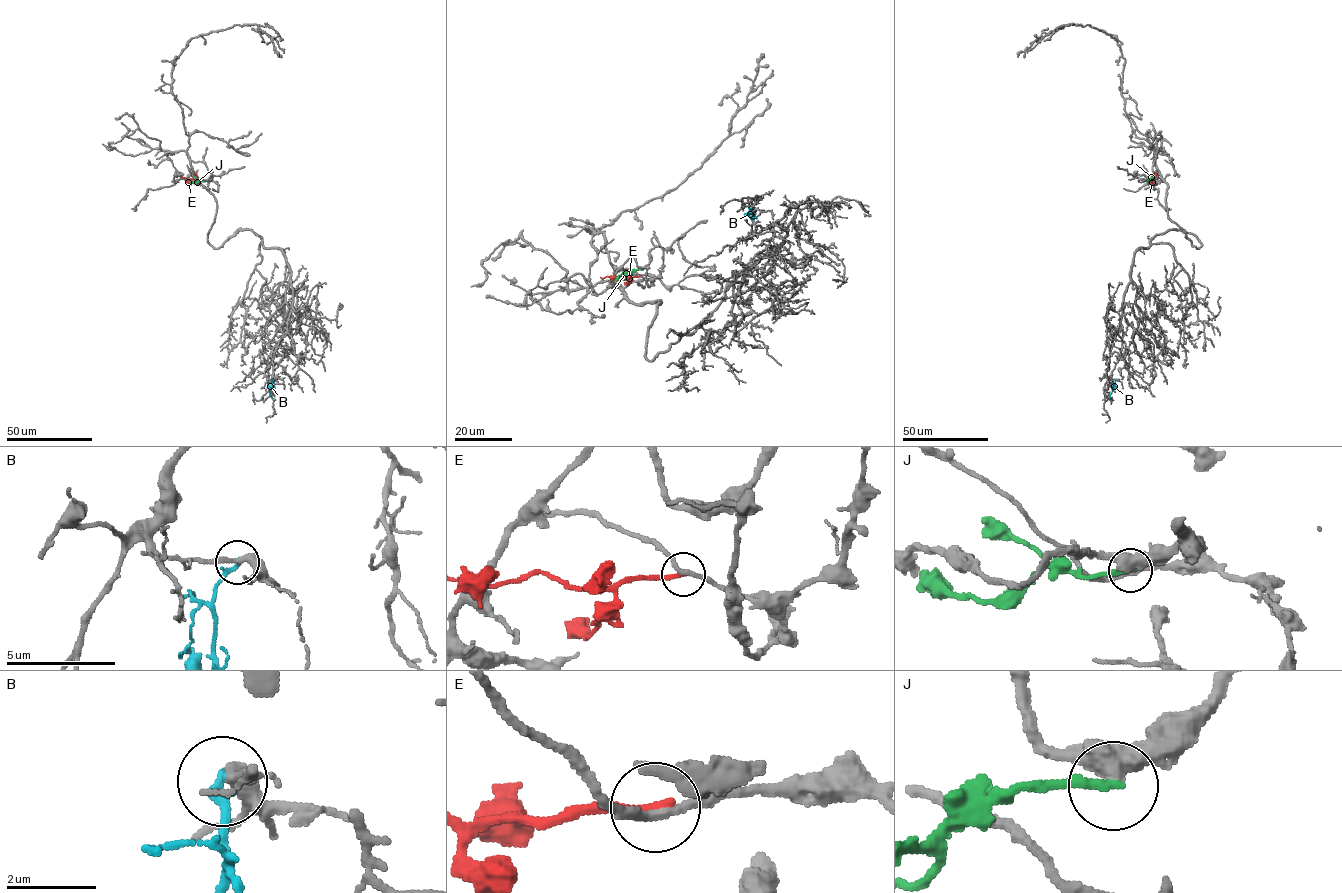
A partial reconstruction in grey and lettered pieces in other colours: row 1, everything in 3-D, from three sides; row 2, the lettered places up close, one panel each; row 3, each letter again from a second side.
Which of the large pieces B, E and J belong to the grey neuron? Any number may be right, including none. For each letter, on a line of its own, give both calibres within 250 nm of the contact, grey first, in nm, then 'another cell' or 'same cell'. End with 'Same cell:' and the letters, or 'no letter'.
B: calibres 320 and 200 nm; another cell
E: calibres 200 and 240 nm; another cell
J: calibres 480 and 240 nm; another cell
Same cell: no letter

